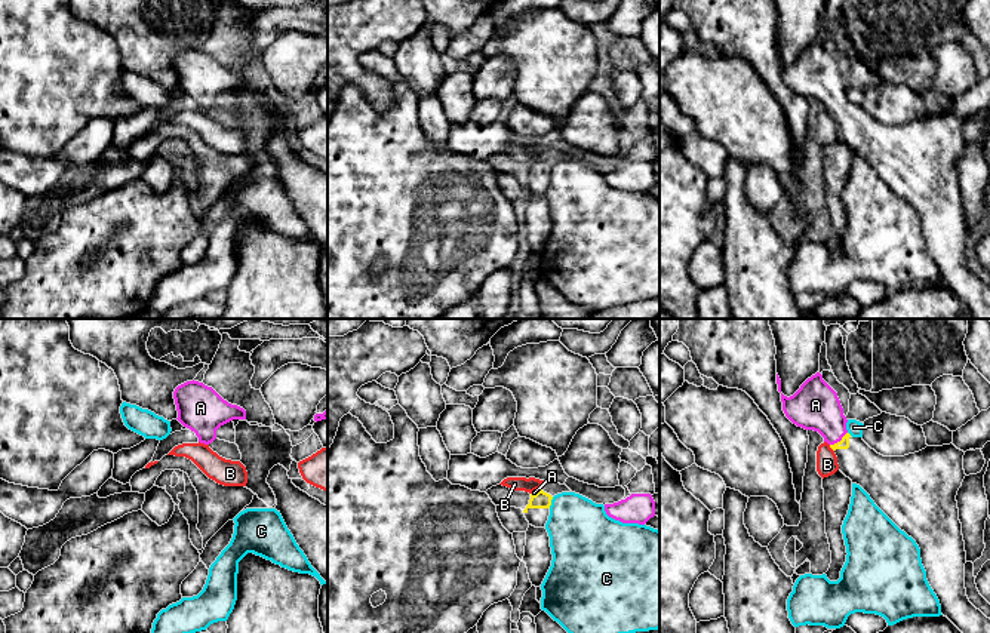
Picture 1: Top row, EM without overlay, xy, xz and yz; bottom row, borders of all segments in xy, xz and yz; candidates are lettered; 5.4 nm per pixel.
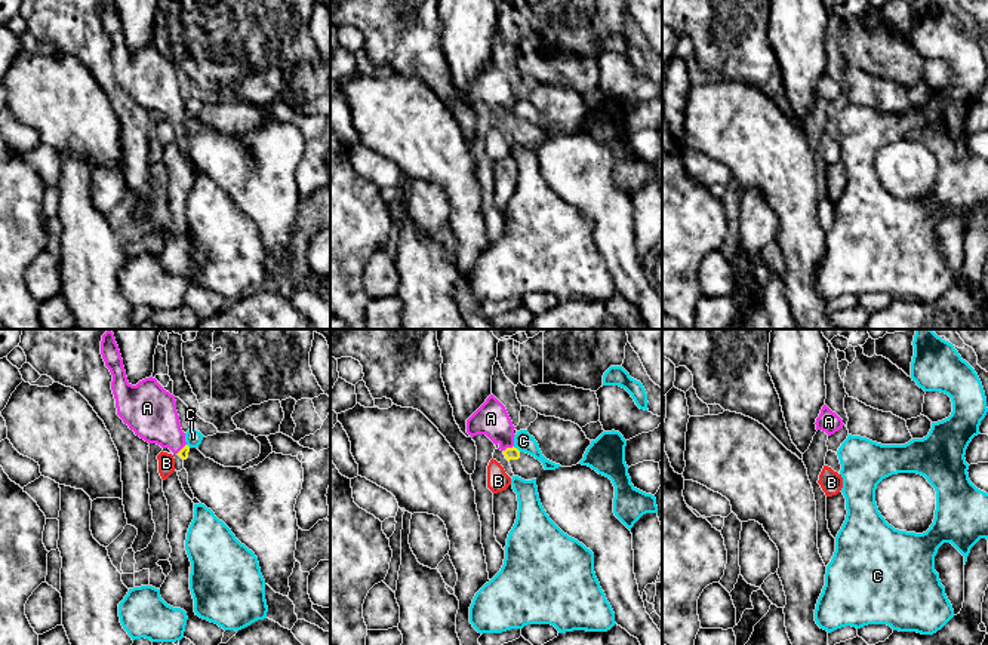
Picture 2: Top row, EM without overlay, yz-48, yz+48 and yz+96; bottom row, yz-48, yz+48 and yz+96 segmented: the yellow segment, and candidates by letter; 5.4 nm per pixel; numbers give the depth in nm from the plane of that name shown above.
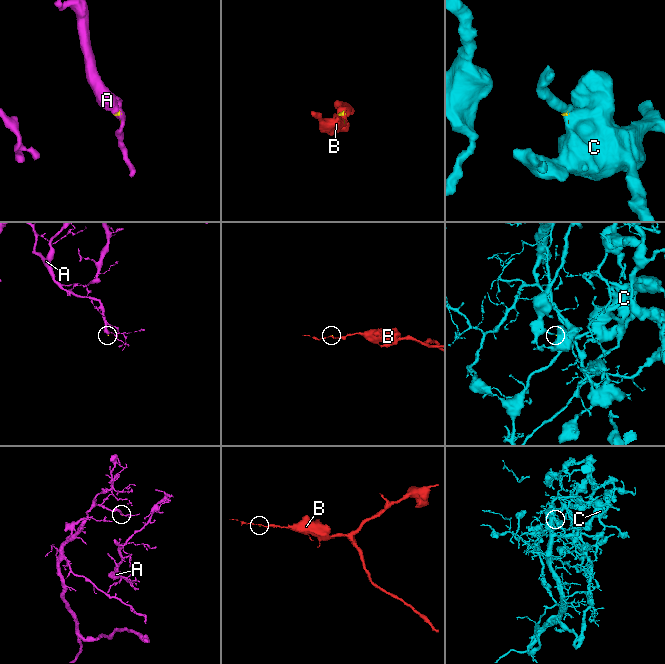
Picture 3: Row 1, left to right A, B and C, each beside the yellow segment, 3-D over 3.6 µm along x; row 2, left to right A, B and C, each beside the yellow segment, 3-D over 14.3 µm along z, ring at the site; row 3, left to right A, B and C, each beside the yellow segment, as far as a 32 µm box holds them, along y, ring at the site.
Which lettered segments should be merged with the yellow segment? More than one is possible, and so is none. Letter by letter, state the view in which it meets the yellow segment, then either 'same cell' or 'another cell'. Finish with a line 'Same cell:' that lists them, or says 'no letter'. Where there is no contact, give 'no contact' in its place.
A: meets yellow in yz; same cell
B: meets yellow in yz; another cell
C: meets yellow in xz; another cell
Same cell: A

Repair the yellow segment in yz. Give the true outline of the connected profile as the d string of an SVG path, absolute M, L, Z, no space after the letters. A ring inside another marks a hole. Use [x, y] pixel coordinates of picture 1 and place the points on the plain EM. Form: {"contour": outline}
{"contour": "M817 40L808 46L800 56L790 65L781 61L783 79L785 84L805 98L818 99L824 110L830 113L837 125L839 138L860 153L874 169L874 172L920 216L922 233L926 239L926 248L937 262L941 282L947 285L971 310L974 319L990 319L990 286L977 277L966 264L965 231L966 219L959 188L956 163L965 147L963 123L953 111L943 114L926 114L925 117L904 125L883 125L871 117L863 105L852 105L846 98L846 84L837 65L837 61Z"}

